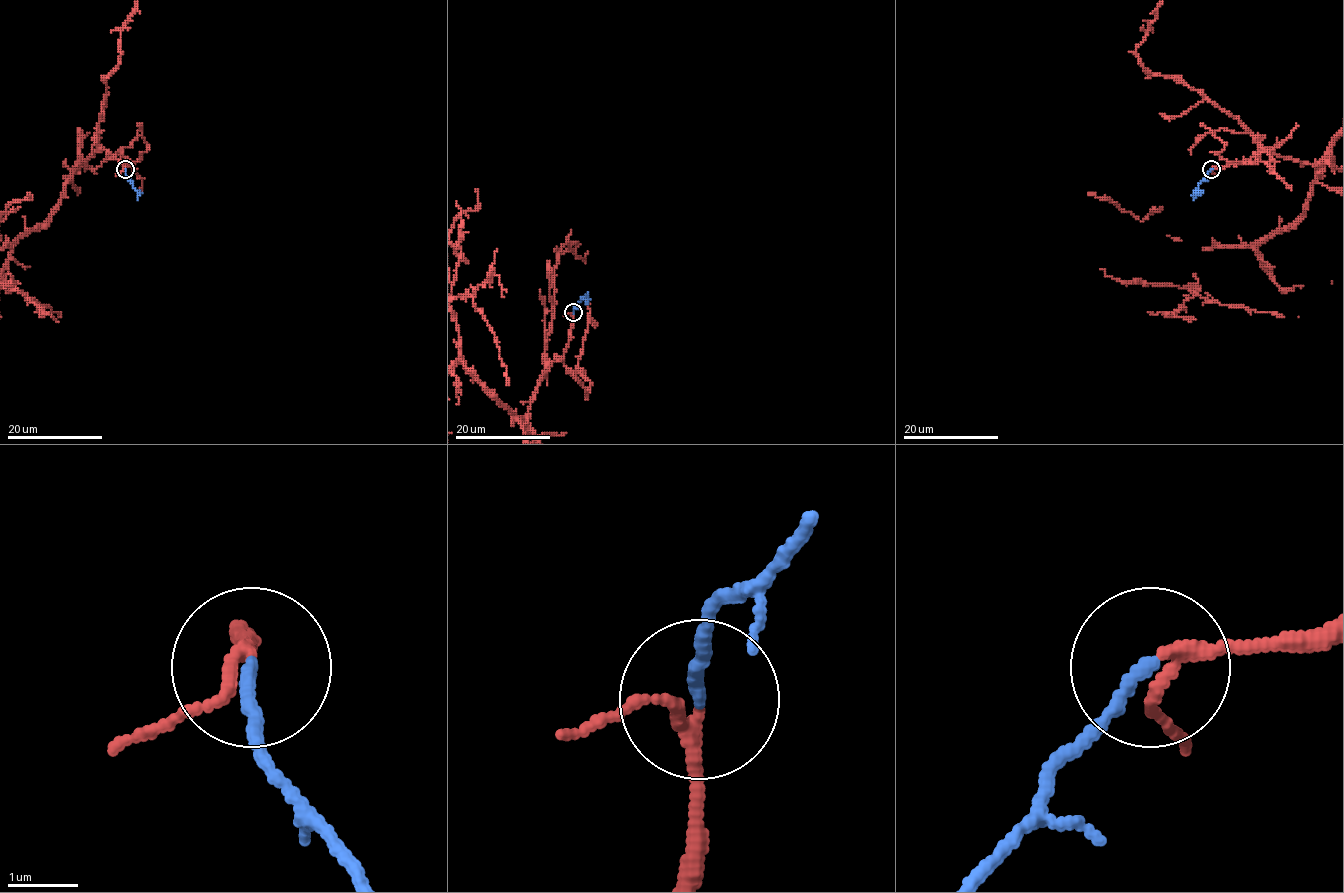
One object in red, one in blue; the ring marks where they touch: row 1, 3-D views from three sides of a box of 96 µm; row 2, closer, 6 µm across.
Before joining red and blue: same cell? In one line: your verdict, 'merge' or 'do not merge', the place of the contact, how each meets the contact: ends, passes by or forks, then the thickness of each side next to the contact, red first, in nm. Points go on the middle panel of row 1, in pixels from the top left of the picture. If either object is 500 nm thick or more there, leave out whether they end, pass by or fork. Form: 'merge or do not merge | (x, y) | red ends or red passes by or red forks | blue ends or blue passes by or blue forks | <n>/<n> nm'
merge | (573, 312) | red passes by | blue ends | 160/170 nm

